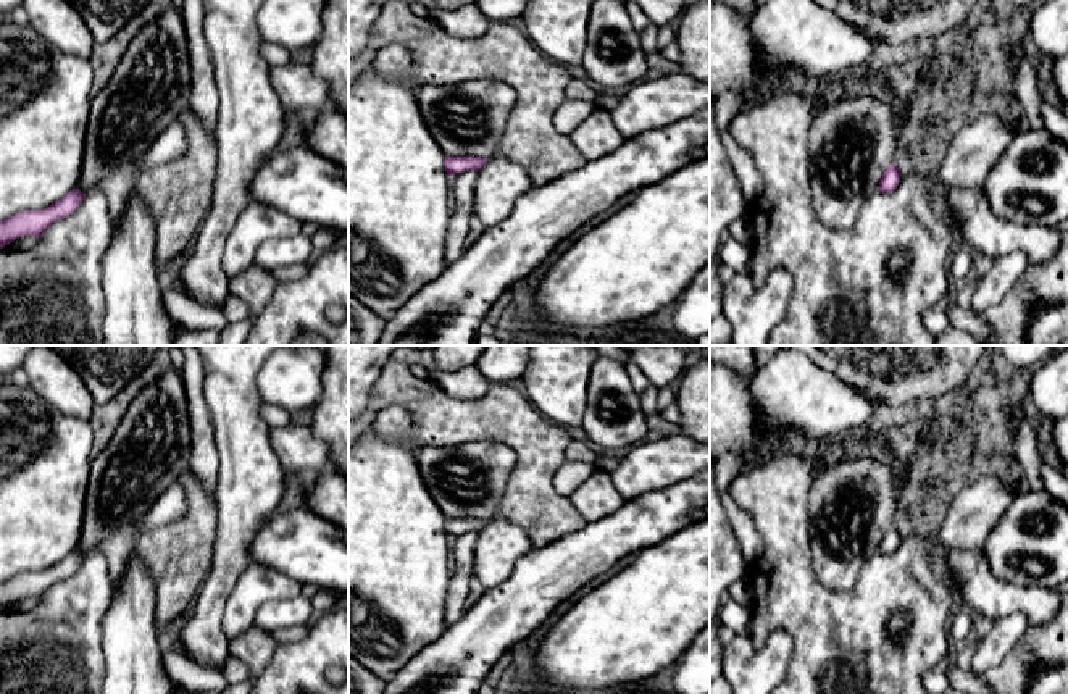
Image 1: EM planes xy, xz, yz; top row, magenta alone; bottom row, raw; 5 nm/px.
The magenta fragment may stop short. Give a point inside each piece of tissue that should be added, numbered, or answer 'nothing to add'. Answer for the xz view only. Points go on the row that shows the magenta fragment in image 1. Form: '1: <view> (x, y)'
nothing to add

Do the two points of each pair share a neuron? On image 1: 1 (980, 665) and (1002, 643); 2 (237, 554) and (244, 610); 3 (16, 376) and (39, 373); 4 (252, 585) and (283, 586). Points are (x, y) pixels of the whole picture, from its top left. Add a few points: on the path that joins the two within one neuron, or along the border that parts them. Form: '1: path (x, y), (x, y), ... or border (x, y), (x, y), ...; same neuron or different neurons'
1: path (984, 660), (997, 648); same neuron
2: border (250, 562), (223, 609); different neurons
3: border (21, 367), (29, 386); different neurons
4: path (260, 585), (275, 586); same neuron

